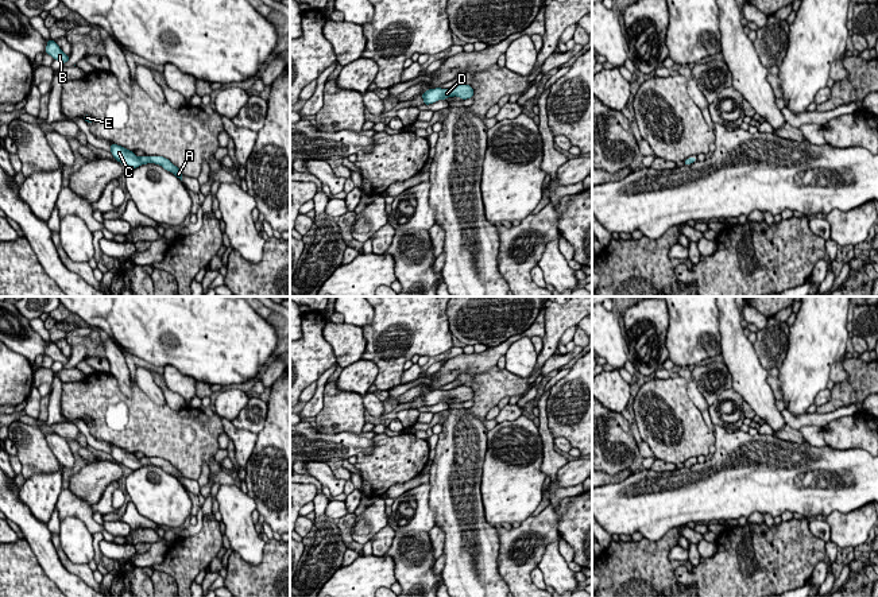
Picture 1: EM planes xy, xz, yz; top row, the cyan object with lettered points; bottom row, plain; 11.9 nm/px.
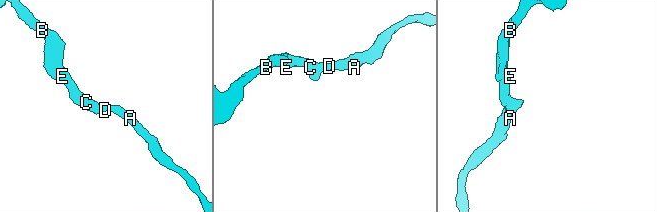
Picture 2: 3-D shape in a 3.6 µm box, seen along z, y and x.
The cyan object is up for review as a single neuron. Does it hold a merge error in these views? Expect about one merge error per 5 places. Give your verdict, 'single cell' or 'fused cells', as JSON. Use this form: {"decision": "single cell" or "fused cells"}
{"decision": "single cell"}

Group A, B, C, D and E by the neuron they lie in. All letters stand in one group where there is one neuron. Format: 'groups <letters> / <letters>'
groups A B C D E

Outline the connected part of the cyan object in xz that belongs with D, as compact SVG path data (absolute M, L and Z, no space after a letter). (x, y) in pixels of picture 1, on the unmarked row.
M460 385L450 391L441 391L441 389L429 391L421 399L423 400L423 406L429 407L434 406L438 402L445 402L448 399L455 399L455 398L463 402L472 400L473 391L469 387Z

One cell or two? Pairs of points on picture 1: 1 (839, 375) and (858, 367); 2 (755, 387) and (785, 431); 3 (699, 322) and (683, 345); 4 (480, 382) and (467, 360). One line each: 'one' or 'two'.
1: two
2: two
3: one
4: two

